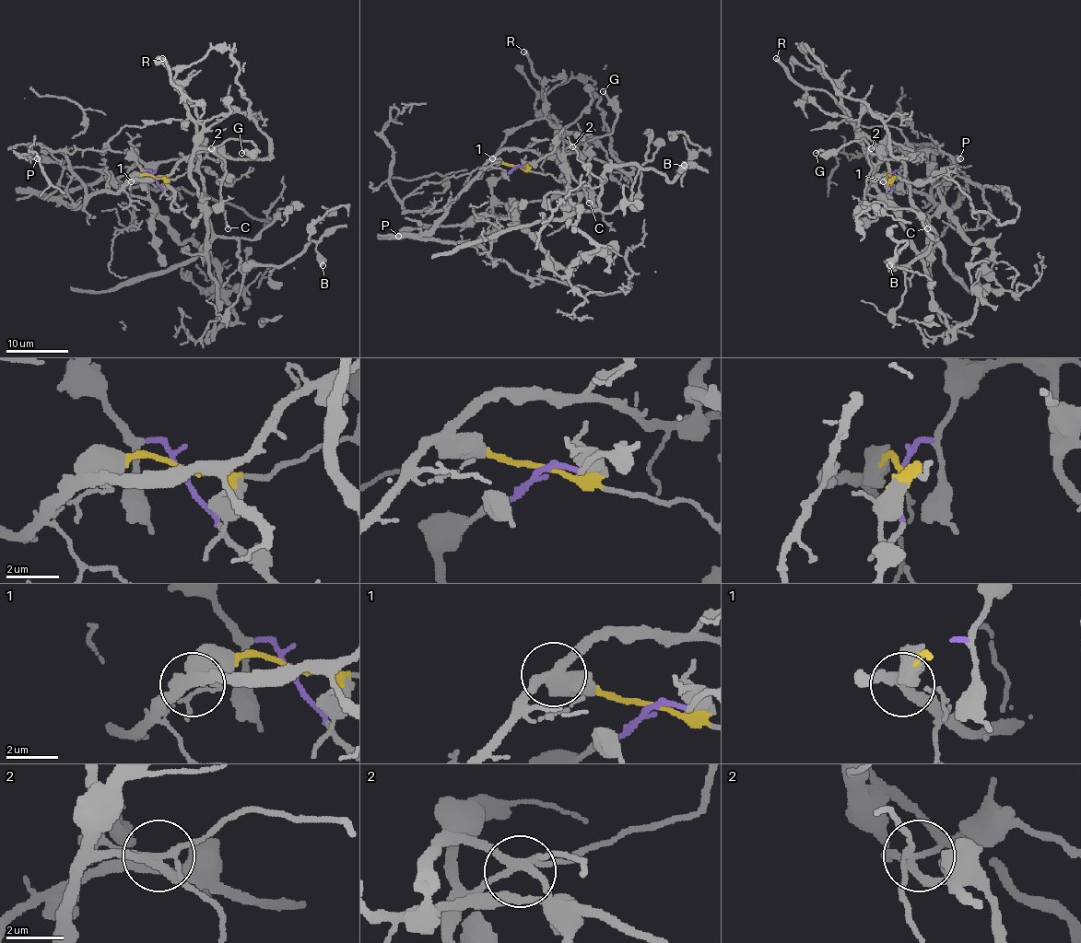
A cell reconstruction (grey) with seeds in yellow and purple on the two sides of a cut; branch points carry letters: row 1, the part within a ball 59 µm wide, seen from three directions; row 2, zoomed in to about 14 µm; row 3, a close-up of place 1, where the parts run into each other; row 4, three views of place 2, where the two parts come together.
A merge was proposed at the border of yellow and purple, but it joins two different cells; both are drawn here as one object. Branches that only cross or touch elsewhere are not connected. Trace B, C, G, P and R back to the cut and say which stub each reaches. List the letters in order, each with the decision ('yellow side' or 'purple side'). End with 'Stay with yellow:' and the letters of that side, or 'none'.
B: yellow side
C: purple side
G: yellow side
P: purple side
R: yellow side
Stay with yellow: B, G, R

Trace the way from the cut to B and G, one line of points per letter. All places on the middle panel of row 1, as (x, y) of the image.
B: (515, 167), (551, 174), (565, 183), (569, 203), (595, 210), (605, 171), (654, 168), (670, 182), (684, 165)
G: (515, 167), (558, 179), (560, 152), (607, 135), (616, 113), (616, 104), (603, 91)

